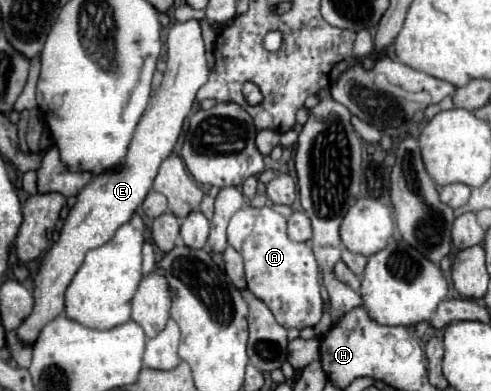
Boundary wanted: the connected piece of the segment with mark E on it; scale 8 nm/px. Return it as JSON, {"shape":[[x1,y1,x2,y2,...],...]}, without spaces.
{"shape":[[188,20,184,24,174,24,168,30,168,60,166,60,166,72,162,86,154,94,154,98,148,102,136,132,130,140,126,162,120,170,106,170,90,184,84,186,84,190,78,194,76,204,70,208,60,240,48,250,48,254,42,260,42,266,34,278,34,310,30,318,18,328,18,338,24,344,32,344,40,330,60,316,64,312,64,292,74,278,76,270,82,266,86,252,106,244,114,232,126,224,134,210,144,202,148,190,152,188,152,182,156,178,158,166,164,158,170,156,170,152,176,146,176,140,182,132,182,122,188,116,196,92,202,84,208,82,208,62,204,56,204,42,198,20]]}

